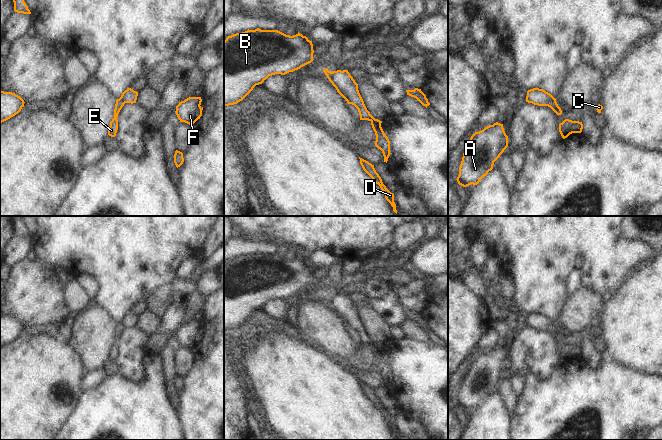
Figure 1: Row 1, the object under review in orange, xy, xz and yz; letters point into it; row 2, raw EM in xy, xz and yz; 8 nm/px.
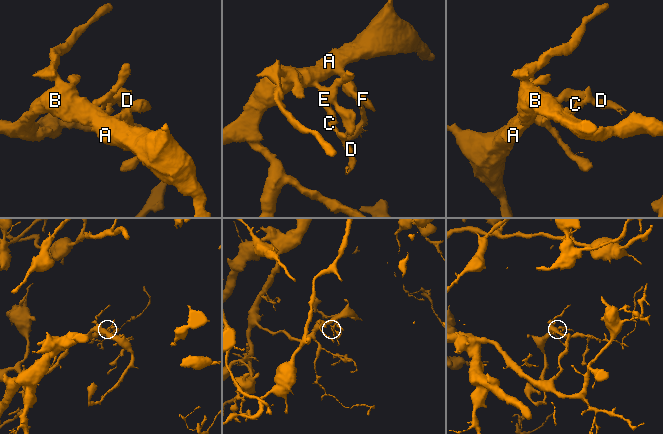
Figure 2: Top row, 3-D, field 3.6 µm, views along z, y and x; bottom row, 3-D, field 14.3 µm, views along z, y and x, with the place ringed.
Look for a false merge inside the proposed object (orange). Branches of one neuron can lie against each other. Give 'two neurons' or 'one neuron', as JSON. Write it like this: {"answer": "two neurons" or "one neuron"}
{"answer": "two neurons"}

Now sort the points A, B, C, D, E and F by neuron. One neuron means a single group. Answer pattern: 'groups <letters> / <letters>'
groups A B F / C D E

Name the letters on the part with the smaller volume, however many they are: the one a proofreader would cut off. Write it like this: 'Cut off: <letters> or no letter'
Cut off: C, D, E

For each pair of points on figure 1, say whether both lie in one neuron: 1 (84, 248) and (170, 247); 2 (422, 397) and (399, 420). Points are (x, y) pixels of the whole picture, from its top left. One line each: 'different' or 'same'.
1: same
2: different

